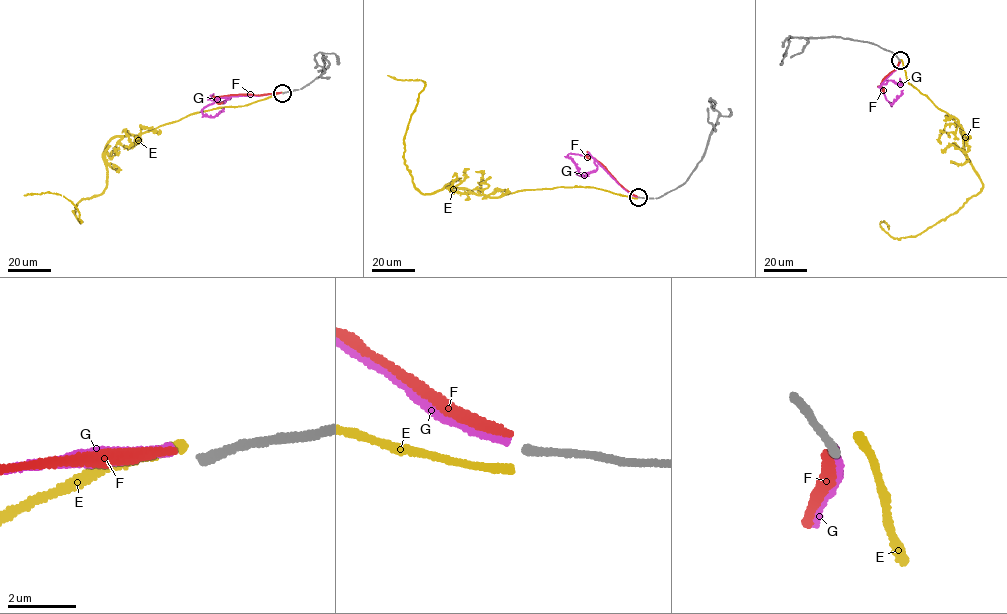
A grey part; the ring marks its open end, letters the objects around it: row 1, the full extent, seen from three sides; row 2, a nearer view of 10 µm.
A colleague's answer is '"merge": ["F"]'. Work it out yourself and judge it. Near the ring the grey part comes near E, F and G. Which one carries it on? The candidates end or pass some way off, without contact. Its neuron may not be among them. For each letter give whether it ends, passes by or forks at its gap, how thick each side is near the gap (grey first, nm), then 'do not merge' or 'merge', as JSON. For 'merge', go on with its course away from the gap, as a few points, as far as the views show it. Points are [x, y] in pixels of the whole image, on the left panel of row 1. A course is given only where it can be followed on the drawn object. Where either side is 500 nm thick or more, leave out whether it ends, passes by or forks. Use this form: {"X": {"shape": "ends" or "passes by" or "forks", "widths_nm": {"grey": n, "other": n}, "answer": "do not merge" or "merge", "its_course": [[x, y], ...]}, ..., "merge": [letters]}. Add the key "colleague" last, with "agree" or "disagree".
{"E": {"shape": "ends", "widths_nm": {"grey": 280, "other": 320}, "answer": "do not merge"}, "F": {"shape": "ends", "widths_nm": {"grey": 280, "other": 240}, "answer": "do not merge"}, "G": {"shape": "ends", "widths_nm": {"grey": 280, "other": 260}, "answer": "do not merge"}, "merge": [], "colleague": "disagree"}

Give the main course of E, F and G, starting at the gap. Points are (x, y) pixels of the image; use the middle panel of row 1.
E: (637, 198), (582, 187), (489, 197), (445, 185), (423, 194), (403, 155), (424, 81), (387, 75)
F: (637, 196), (594, 158), (586, 155), (590, 159)
G: (636, 196), (589, 155), (570, 153), (567, 156), (583, 176)

